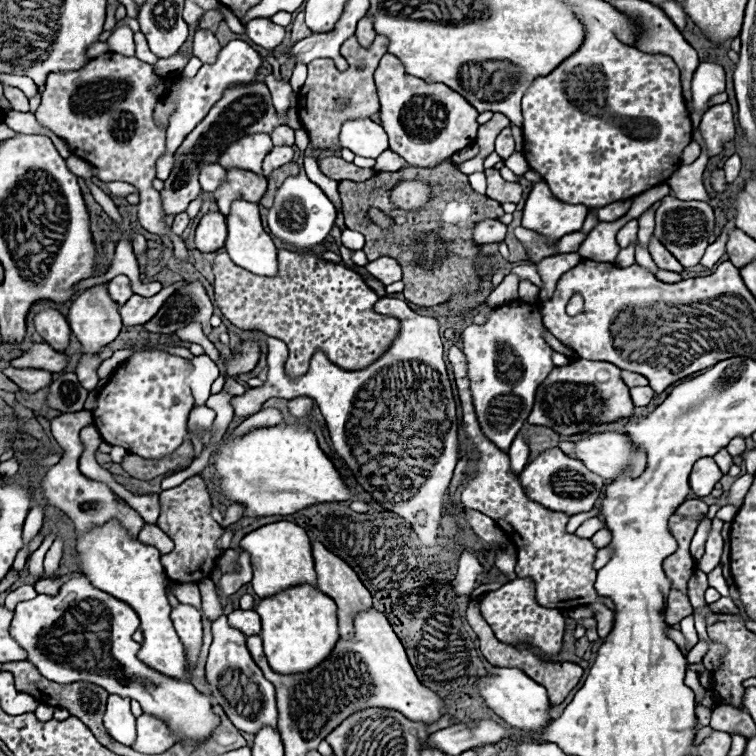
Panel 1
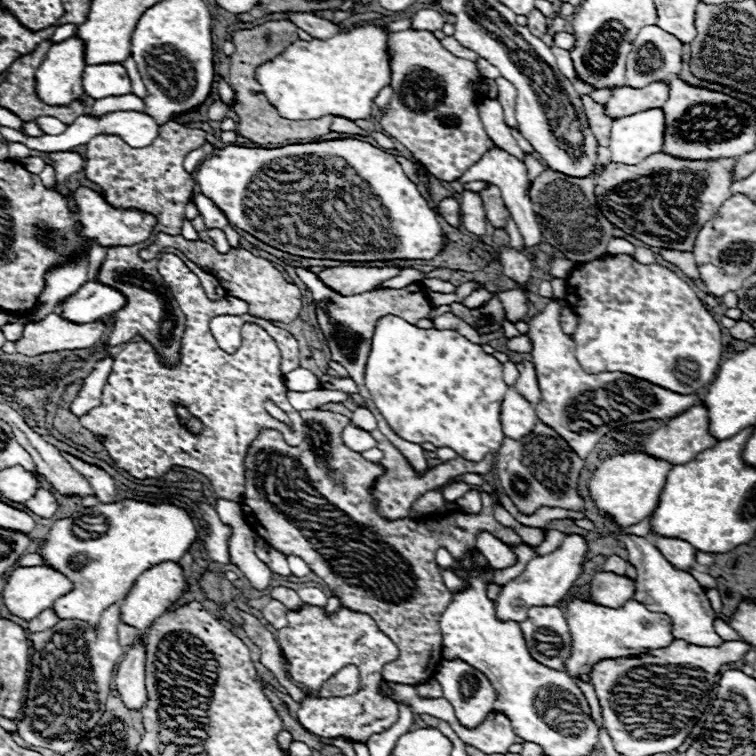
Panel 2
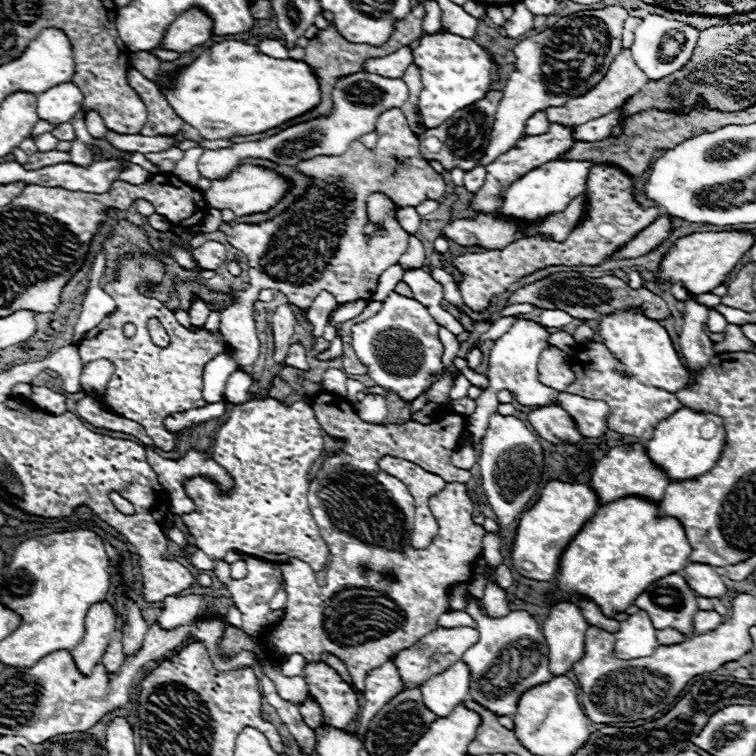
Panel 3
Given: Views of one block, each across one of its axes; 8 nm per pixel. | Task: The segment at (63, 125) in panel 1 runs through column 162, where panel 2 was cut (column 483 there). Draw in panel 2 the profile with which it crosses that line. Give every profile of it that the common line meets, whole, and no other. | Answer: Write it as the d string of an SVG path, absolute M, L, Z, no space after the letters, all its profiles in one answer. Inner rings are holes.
M402 30L388 36L392 66L408 66L408 70L398 68L392 72L394 96L380 124L386 134L402 142L434 178L456 180L482 158L492 146L492 140L482 128L478 110L472 102L472 90L468 88L470 80L482 78L476 66L466 66L466 60L476 60L478 54L460 46L452 36L440 42L426 30ZM464 192L462 200L462 228L476 236L486 234L486 214L482 210L482 200L476 192Z

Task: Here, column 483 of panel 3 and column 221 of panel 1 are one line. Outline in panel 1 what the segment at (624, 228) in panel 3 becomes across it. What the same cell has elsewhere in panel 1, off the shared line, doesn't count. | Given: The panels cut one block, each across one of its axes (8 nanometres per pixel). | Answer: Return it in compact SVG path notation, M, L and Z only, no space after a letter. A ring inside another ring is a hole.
M280 250L278 262L280 262L280 272L274 278L264 278L264 276L254 276L248 270L242 270L228 258L226 252L220 252L212 264L212 270L216 276L214 296L222 314L234 326L242 330L260 330L288 344L290 354L284 364L284 370L290 378L300 378L308 372L310 358L316 350L322 350L332 364L344 370L368 368L390 348L390 344L400 334L398 318L384 316L374 310L374 304L378 302L378 294L366 284L366 280L358 272L342 264L326 262L314 254L296 254L290 250Z

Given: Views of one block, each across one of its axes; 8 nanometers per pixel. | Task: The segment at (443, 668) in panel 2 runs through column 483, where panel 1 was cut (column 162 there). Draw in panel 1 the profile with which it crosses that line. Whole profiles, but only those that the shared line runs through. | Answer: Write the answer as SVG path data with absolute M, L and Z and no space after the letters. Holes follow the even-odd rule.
M72 578L68 580L56 596L38 594L32 600L24 600L14 610L14 622L10 624L12 638L26 650L26 660L38 668L38 672L52 682L58 684L70 684L70 682L92 682L100 688L108 690L110 694L122 694L128 698L134 698L140 702L142 710L150 716L156 716L166 722L166 726L172 730L176 742L192 740L194 744L202 744L210 738L214 728L218 726L218 716L212 712L210 694L202 694L194 688L190 680L176 680L170 678L150 666L146 666L142 660L138 660L140 644L132 640L132 634L138 630L140 618L138 614L122 600L94 588L88 578Z

